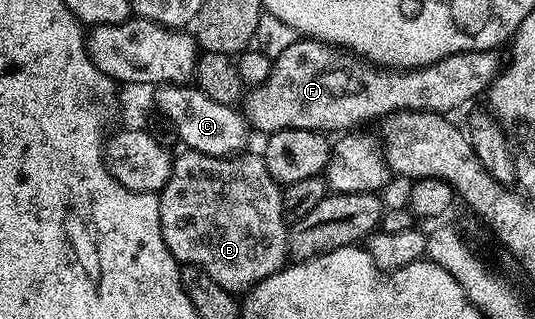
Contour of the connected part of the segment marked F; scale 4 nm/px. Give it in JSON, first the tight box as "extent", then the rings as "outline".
{"extent":[240,37,504,135],"outline":[[[308,37],[297,39],[284,49],[280,55],[271,60],[270,70],[265,81],[251,88],[242,99],[240,110],[247,124],[262,135],[283,131],[285,128],[304,128],[309,131],[323,133],[340,133],[351,130],[354,125],[372,119],[381,119],[390,112],[437,111],[439,114],[450,111],[466,104],[480,93],[485,94],[491,84],[501,74],[504,59],[501,52],[492,50],[472,50],[462,54],[450,54],[430,66],[417,67],[410,71],[395,71],[376,68],[365,62],[353,59],[351,56],[337,51],[329,44],[312,40]]]}

